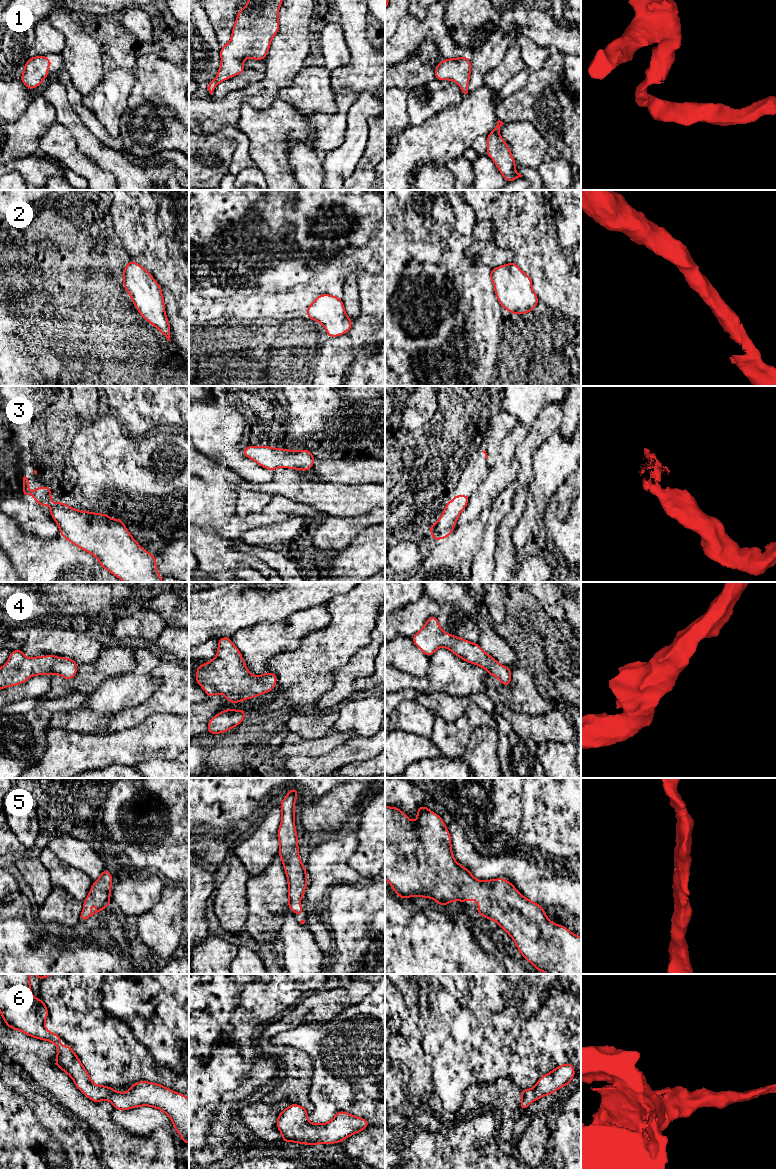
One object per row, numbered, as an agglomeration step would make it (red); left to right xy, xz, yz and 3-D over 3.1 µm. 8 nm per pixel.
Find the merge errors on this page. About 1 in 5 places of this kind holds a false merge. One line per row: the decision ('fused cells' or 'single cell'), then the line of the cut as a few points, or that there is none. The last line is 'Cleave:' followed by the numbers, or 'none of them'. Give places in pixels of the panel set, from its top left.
1: single cell; no cut
2: single cell; no cut
3: single cell; no cut
4: single cell; no cut
5: single cell; no cut
6: single cell; no cut
Cleave: none of them

